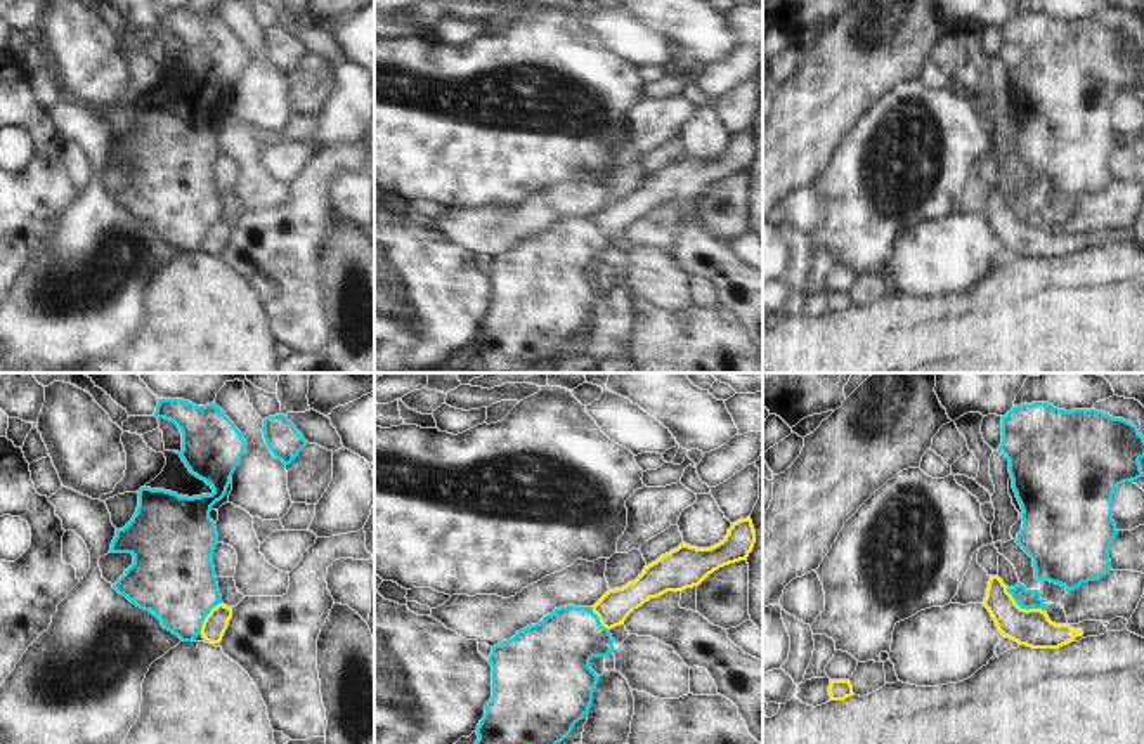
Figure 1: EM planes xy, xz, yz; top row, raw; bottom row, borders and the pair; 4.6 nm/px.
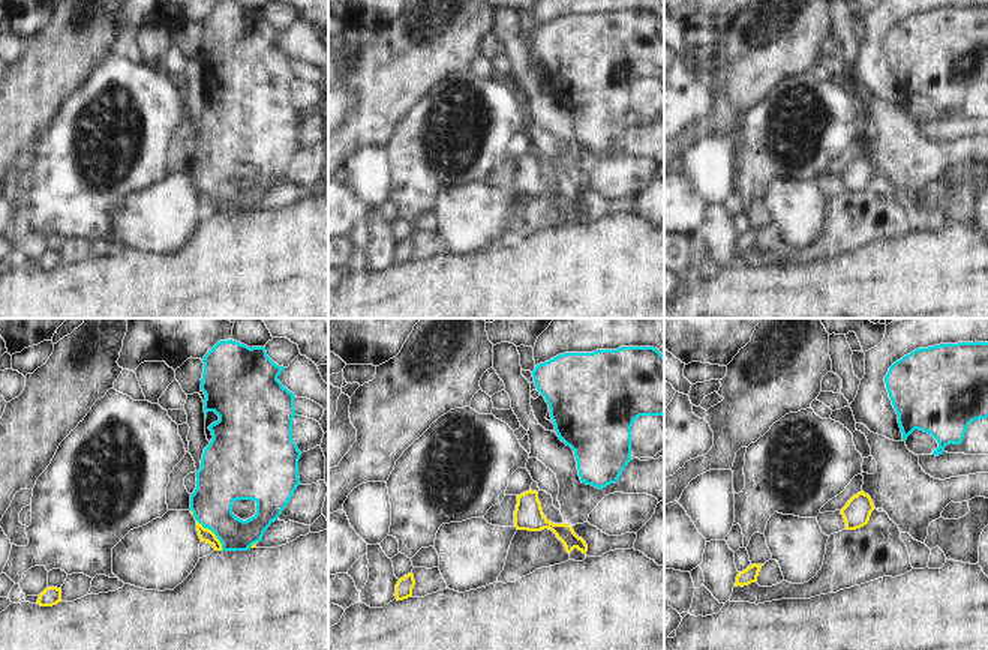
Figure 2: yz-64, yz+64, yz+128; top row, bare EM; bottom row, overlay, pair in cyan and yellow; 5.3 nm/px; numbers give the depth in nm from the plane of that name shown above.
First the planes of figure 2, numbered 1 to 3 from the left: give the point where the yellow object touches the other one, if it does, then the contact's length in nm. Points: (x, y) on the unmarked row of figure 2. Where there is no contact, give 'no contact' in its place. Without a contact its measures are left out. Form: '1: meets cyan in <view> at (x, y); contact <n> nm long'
1: meets cyan in yz-64 at (213, 195); contact 220 nm long
2: no contact
3: no contact

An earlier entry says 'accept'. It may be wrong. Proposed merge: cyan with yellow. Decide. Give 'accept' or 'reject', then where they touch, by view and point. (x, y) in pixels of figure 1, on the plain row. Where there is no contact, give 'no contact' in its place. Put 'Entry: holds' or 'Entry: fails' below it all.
reject; contact yz (1023, 219)
Entry: fails

